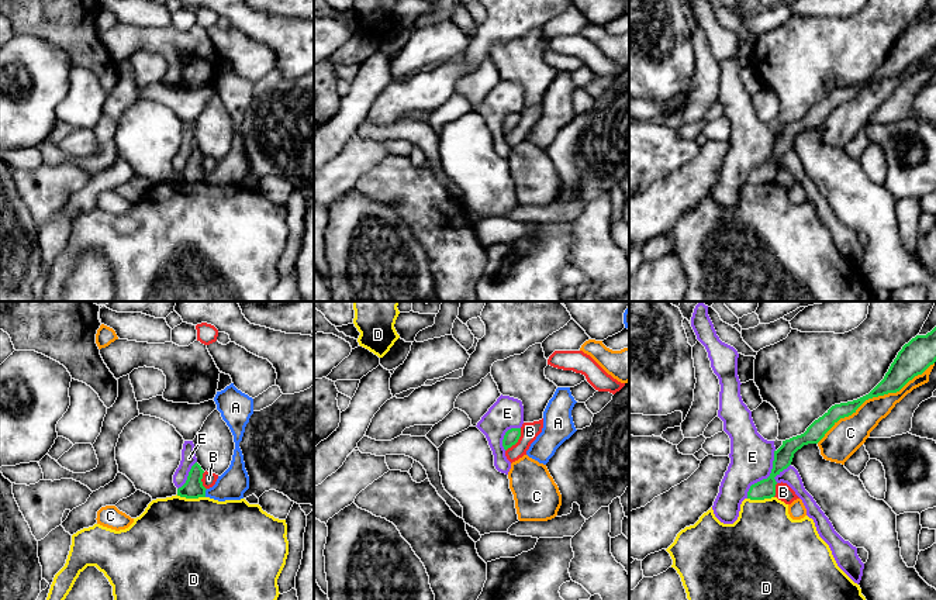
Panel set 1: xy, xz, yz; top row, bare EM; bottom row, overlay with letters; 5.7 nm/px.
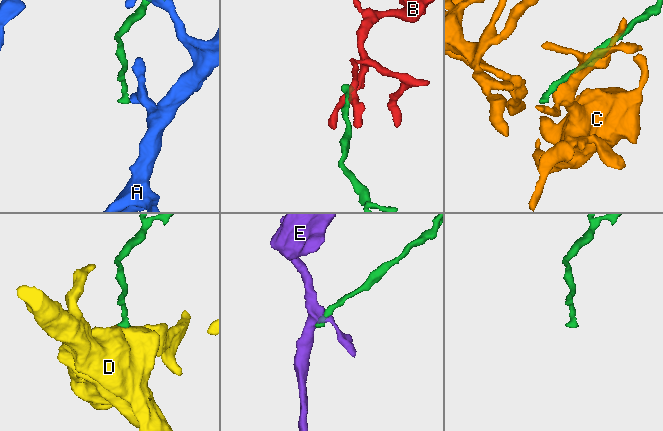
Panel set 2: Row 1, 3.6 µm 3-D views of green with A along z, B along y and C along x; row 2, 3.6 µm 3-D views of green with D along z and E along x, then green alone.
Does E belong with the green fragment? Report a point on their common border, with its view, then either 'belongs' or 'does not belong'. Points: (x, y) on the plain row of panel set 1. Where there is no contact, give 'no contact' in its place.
yz (767, 162) | does not belong

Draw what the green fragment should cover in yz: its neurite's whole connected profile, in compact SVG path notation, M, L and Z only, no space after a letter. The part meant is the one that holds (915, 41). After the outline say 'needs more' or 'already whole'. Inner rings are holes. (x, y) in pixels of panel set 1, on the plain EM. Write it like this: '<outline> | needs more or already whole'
M936 11L926 20L916 20L902 31L891 48L884 63L866 80L832 90L822 101L815 104L804 118L783 125L774 135L773 154L767 163L750 170L747 183L764 185L776 180L776 161L787 154L794 138L808 128L818 128L825 118L840 104L852 100L868 83L899 76L915 61L922 59L936 46Z | already whole

